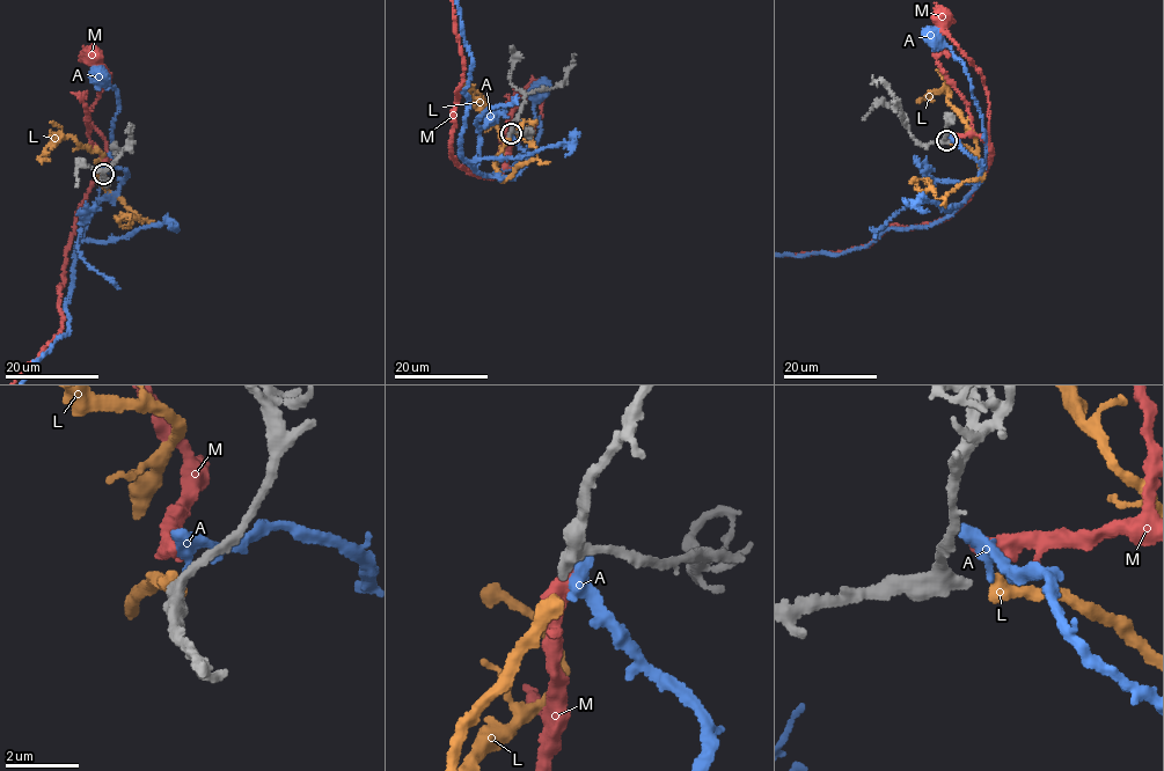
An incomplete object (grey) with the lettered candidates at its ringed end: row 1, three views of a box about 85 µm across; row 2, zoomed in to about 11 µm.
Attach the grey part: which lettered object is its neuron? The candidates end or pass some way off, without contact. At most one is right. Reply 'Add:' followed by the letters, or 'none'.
Add: M

